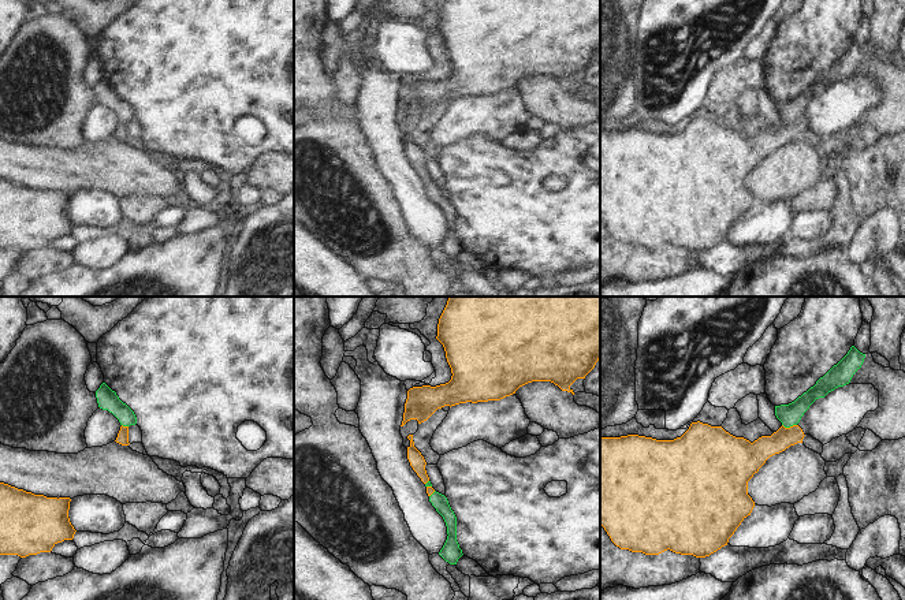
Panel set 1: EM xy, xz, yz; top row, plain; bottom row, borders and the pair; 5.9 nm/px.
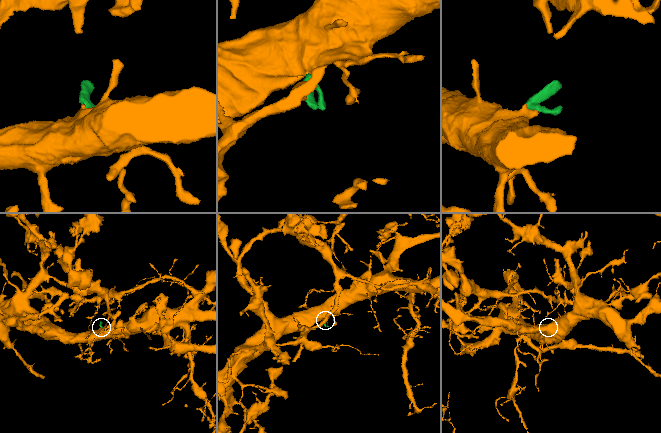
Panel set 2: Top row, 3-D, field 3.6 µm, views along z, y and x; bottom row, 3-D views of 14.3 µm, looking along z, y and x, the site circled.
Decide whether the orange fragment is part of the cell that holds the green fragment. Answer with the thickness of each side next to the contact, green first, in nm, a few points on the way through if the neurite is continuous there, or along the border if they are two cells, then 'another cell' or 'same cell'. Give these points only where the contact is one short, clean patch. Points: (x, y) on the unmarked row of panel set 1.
130 nm thick on the green side, 140 nm on the other; runs through yz (789, 108), (789, 120), (756, 148); same cell

